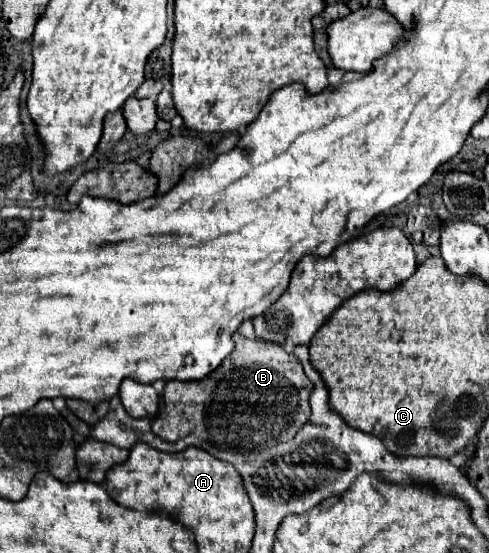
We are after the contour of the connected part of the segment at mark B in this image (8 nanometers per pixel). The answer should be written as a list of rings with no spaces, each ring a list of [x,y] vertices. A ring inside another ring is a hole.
[[[238,332],[232,336],[236,348],[204,380],[166,382],[164,408],[152,422],[152,432],[162,440],[176,442],[194,434],[226,452],[262,452],[280,442],[290,442],[310,416],[312,382],[304,376],[300,360],[280,344],[260,338],[248,340]]]

